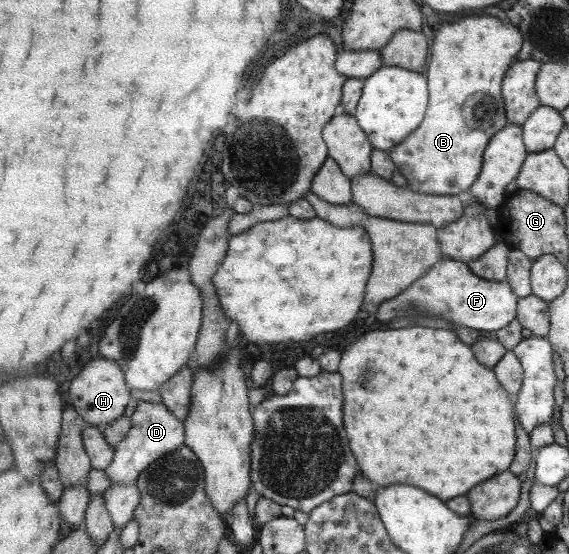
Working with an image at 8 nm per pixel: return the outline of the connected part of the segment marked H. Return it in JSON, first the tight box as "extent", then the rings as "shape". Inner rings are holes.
{"extent":[70,357,130,427],"shape":[[[104,357],[89,361],[71,384],[70,403],[88,425],[103,427],[114,422],[124,414],[130,402],[130,386],[126,381],[126,373],[116,361]]]}

